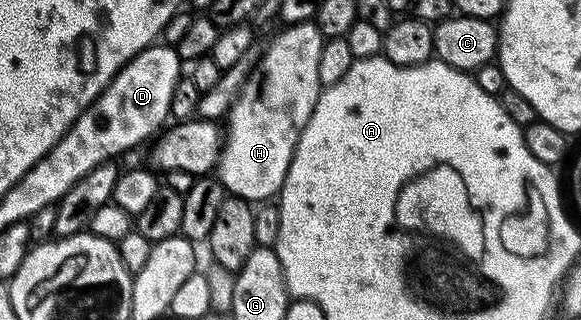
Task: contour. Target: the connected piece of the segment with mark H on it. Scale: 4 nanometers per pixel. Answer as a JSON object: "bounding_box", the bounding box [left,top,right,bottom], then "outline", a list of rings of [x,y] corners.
{"bounding_box":[217,22,325,202],"outline":[[[313,22],[292,24],[282,30],[284,32],[268,48],[266,46],[262,49],[258,67],[243,84],[239,96],[232,102],[230,111],[225,116],[227,128],[225,126],[217,178],[232,197],[239,197],[243,201],[267,202],[278,197],[285,182],[285,174],[295,156],[299,135],[319,101],[321,85],[317,70],[321,67],[321,46],[325,39],[321,30]]]}

